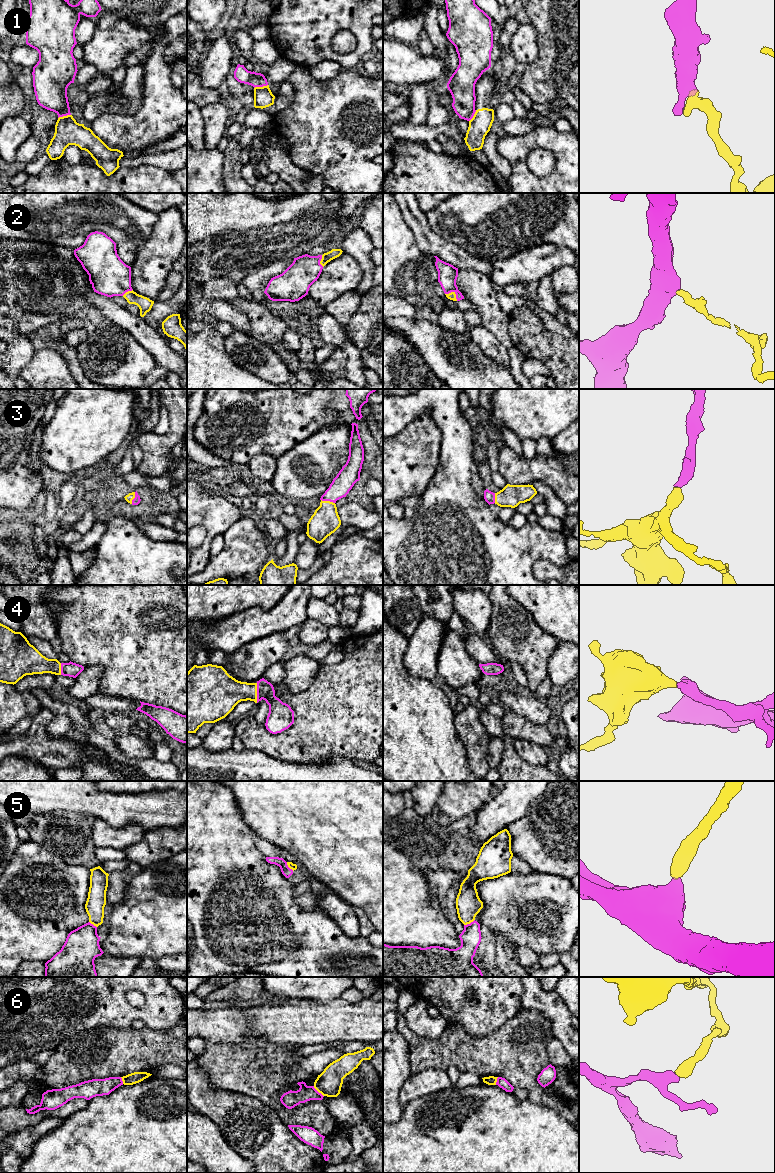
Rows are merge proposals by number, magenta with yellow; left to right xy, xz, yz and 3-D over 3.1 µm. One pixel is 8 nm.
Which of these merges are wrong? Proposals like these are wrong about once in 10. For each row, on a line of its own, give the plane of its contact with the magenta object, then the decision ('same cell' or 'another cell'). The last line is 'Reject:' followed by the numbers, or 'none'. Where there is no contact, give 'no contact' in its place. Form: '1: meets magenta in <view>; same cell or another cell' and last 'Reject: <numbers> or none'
1: meets magenta in xz; another cell
2: meets magenta in yz; same cell
3: meets magenta in xz; same cell
4: meets magenta in xz; same cell
5: meets magenta in yz; same cell
6: meets magenta in xz; another cell
Reject: 1, 6

